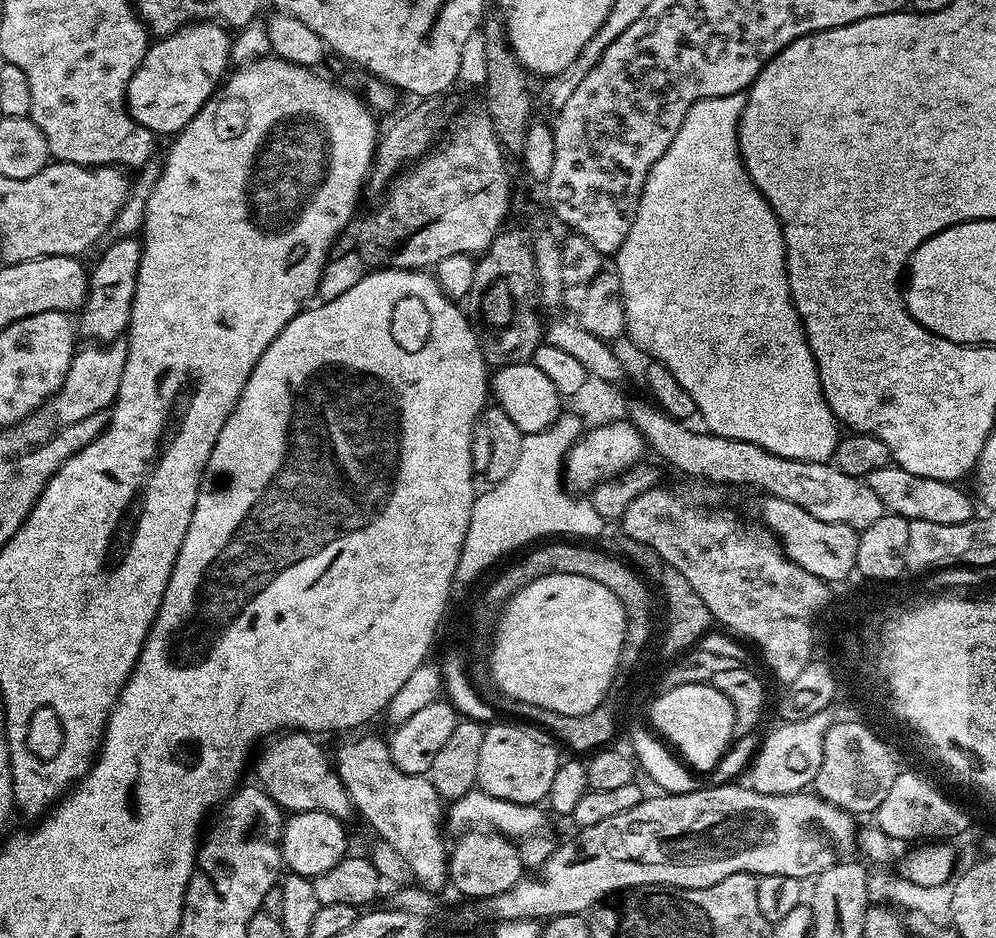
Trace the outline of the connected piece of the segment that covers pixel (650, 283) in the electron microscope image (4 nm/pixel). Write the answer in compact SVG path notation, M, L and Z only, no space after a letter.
M739 92L690 106L686 118L682 118L682 126L678 126L678 134L674 134L674 142L670 142L666 154L654 162L650 174L644 179L642 198L630 226L630 234L626 234L626 240L614 253L616 269L620 275L620 299L624 302L624 327L627 339L632 339L646 355L652 356L648 358L666 366L666 370L670 370L674 378L682 382L686 394L694 398L699 419L704 419L703 427L707 431L722 438L754 442L754 446L762 446L782 458L827 464L832 460L842 432L822 394L818 366L812 357L808 340L804 337L804 327L800 325L800 315L796 313L792 301L788 285L788 263L784 253L784 231L780 229L780 220L763 194L754 186L748 169L744 167L744 158L740 155L740 119L747 101L747 92Z

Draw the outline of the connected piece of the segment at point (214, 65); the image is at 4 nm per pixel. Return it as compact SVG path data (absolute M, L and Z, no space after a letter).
M189 22L184 28L172 32L169 36L161 36L149 47L142 58L138 70L130 78L128 87L128 110L135 120L152 132L175 134L181 132L198 114L200 107L215 96L232 60L233 37L223 24L215 22Z

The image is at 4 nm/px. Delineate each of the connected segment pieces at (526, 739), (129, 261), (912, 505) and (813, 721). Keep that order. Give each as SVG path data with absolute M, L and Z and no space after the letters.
M496 722L496 725L485 727L482 738L482 751L478 753L478 778L476 783L479 791L490 794L494 798L502 798L506 802L516 802L536 806L548 795L554 774L562 761L561 749L557 741L542 728L531 728L529 724Z
M116 238L111 241L112 246L101 256L96 265L91 265L88 277L88 297L84 307L78 313L78 332L88 342L107 342L121 339L128 331L130 322L130 310L134 302L134 290L138 278L138 266L140 265L141 241L136 238Z
M889 466L882 470L874 470L867 478L870 490L878 494L878 502L882 502L885 513L901 516L909 522L921 520L925 526L941 524L942 526L958 526L958 522L973 519L972 504L974 500L948 478L941 478L936 474L919 476L910 474L906 470Z
M831 711L810 714L810 718L802 718L798 722L789 720L777 723L777 728L765 738L748 768L747 787L758 794L790 794L803 792L815 781L818 766L822 766L822 742L826 738L826 730L834 723Z

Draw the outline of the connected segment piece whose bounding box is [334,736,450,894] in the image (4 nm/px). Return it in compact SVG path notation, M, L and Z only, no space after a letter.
M356 736L353 740L344 740L334 752L334 767L336 773L340 775L340 781L346 786L348 796L352 800L353 809L373 828L379 839L390 842L398 854L406 862L411 879L425 892L435 894L441 891L449 883L448 879L448 857L449 849L444 849L444 836L440 833L442 828L442 801L434 790L434 786L428 781L427 776L418 774L406 774L394 766L394 758L388 749L388 740L379 740L376 736Z

